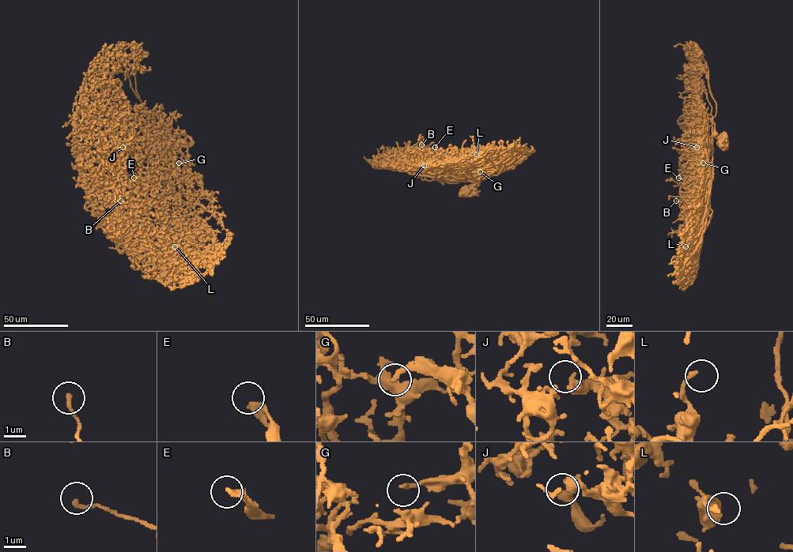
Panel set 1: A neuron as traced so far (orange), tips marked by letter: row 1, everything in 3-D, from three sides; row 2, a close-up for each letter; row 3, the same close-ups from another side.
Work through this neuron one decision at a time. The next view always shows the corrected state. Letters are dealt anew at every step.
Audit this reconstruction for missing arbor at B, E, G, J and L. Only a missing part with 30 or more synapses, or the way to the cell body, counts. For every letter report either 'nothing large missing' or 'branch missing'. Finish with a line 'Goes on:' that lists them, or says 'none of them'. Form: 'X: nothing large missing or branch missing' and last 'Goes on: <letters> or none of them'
B: nothing large missing
E: nothing large missing
G: nothing large missing
J: nothing large missing
L: nothing large missing
Goes on: none of them

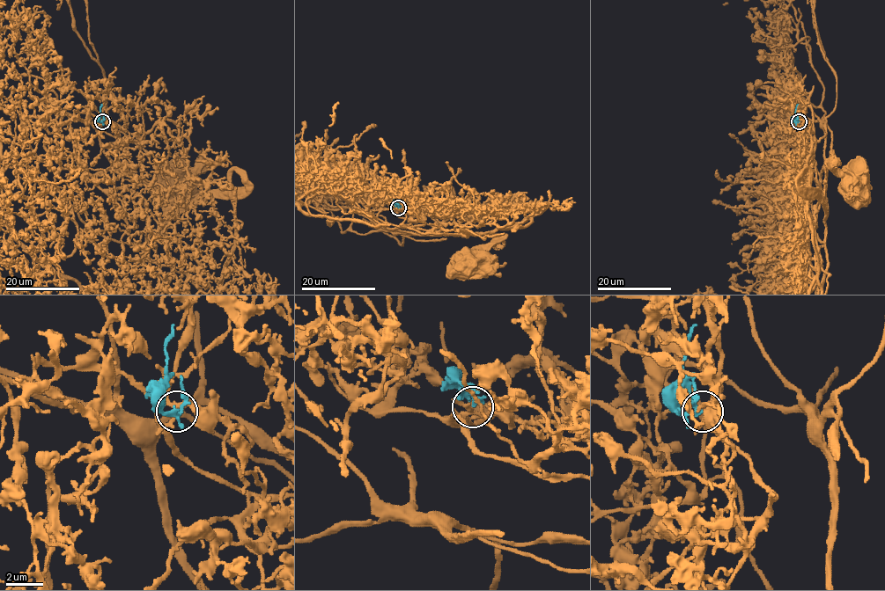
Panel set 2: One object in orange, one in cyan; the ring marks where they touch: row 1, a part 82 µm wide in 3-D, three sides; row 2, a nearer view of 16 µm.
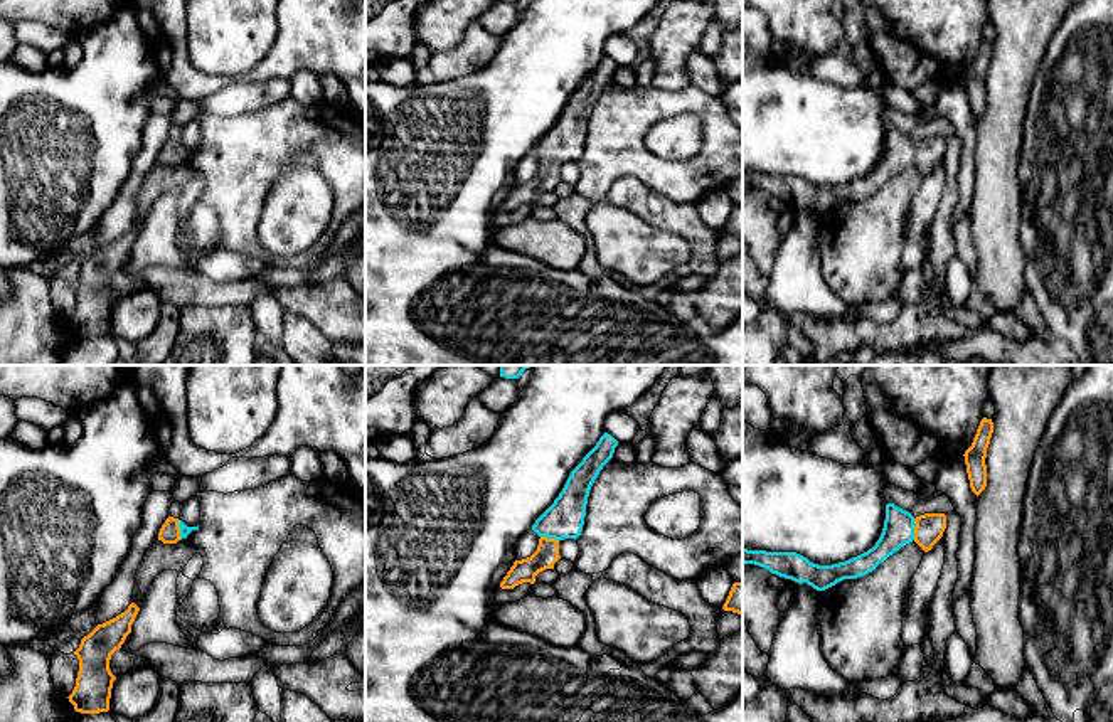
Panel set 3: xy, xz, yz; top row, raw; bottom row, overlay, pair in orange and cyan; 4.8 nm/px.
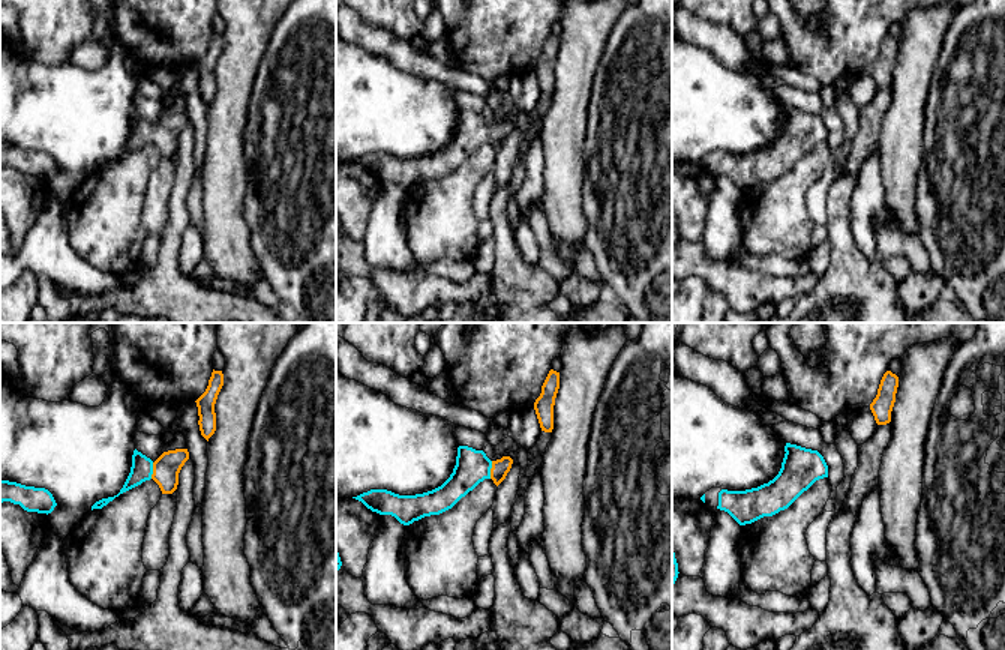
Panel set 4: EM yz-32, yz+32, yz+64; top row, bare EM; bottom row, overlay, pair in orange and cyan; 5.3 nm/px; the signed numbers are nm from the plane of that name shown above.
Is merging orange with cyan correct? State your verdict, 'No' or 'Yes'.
Yes

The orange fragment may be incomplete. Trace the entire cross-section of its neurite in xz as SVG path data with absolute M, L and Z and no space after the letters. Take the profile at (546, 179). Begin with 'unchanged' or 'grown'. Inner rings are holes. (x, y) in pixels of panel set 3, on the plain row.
grown | M604 56L596 69L571 94L562 114L554 126L535 143L532 153L541 160L537 173L522 183L515 183L503 204L502 212L514 212L522 205L535 205L535 199L554 192L561 182L559 165L581 158L589 113L603 89L613 81L618 64Z

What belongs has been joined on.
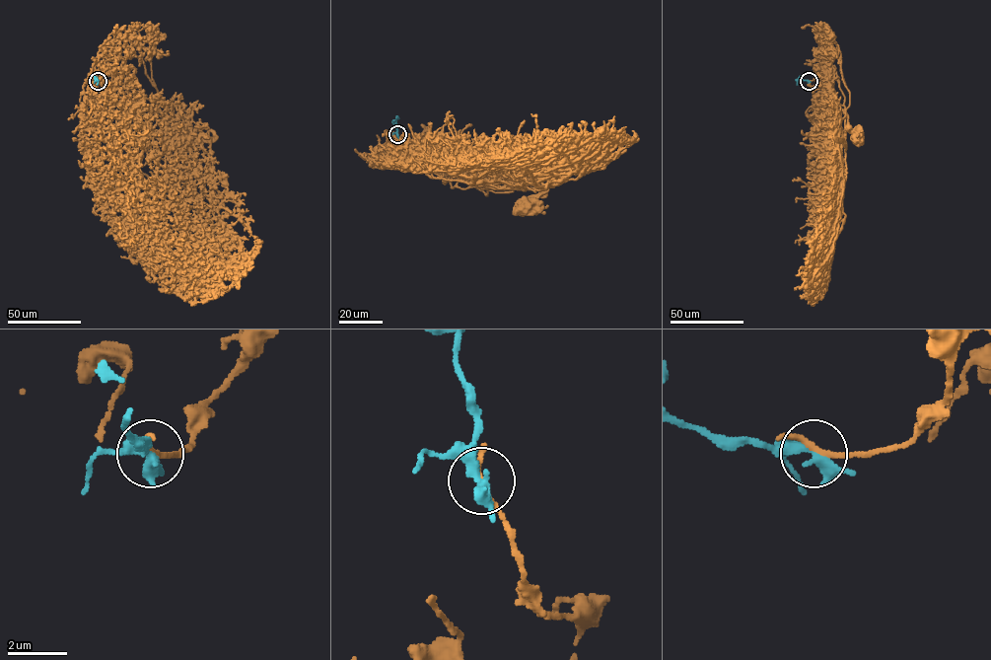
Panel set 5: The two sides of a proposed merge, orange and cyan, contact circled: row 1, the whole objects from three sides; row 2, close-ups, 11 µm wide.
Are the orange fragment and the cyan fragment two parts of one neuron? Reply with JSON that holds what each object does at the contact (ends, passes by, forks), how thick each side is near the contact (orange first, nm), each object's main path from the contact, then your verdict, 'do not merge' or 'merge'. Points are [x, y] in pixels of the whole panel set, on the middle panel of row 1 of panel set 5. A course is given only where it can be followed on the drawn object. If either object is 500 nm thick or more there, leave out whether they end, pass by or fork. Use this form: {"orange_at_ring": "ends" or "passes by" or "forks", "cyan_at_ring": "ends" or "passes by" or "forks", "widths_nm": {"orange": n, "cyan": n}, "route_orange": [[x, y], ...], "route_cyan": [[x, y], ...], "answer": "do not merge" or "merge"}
{"orange_at_ring": "passes by", "cyan_at_ring": "passes by", "widths_nm": {"orange": 170, "cyan": 380}, "route_orange": [[397, 135], [404, 147], [403, 161], [423, 159], [438, 173], [457, 173], [460, 188], [540, 190], [530, 207]], "route_cyan": [[397, 135], [396, 118]], "answer": "do not merge"}

